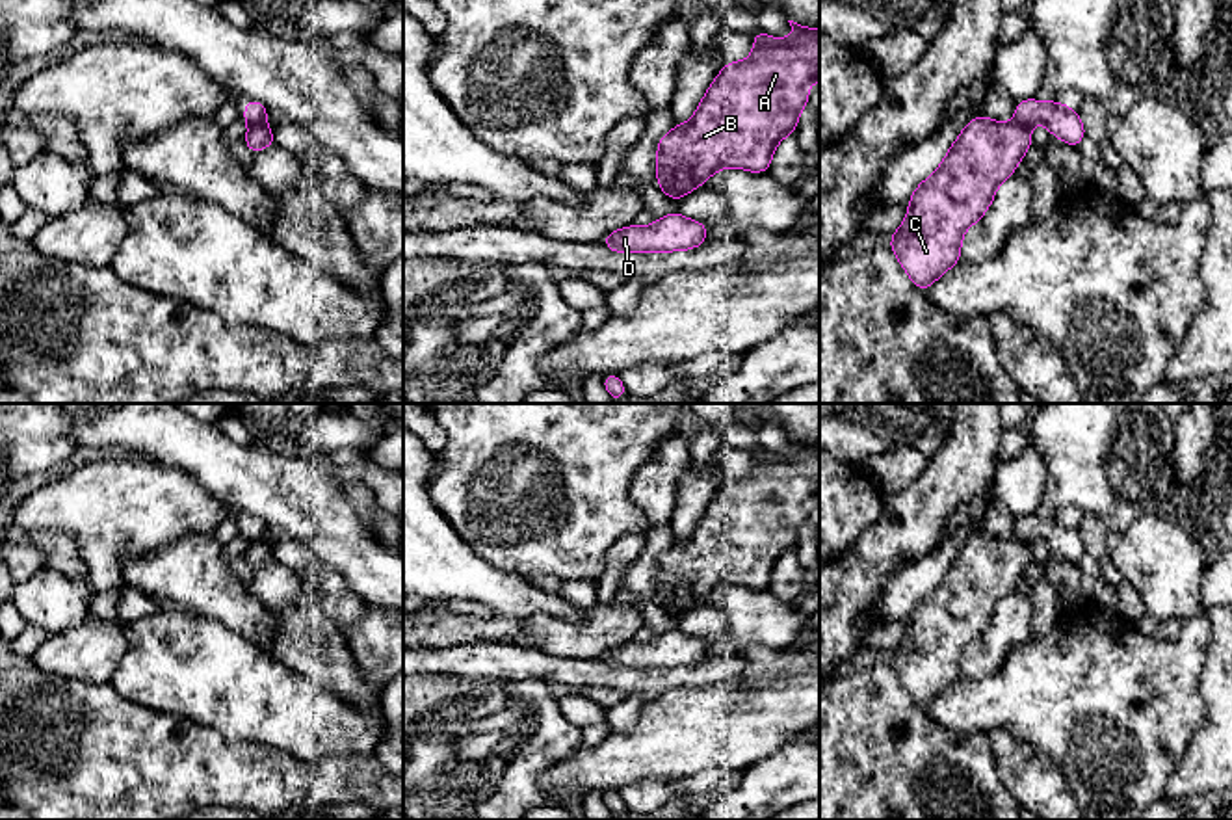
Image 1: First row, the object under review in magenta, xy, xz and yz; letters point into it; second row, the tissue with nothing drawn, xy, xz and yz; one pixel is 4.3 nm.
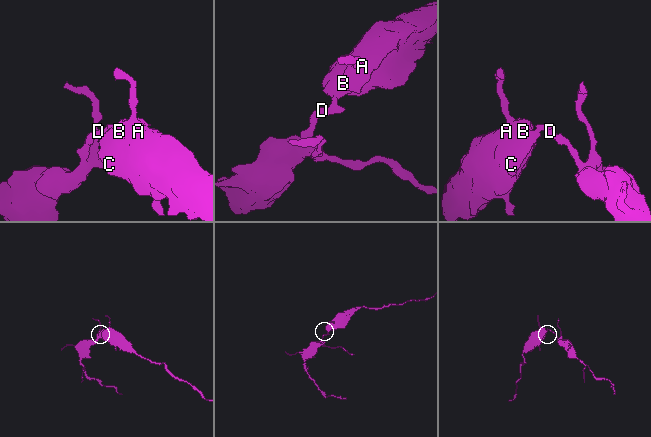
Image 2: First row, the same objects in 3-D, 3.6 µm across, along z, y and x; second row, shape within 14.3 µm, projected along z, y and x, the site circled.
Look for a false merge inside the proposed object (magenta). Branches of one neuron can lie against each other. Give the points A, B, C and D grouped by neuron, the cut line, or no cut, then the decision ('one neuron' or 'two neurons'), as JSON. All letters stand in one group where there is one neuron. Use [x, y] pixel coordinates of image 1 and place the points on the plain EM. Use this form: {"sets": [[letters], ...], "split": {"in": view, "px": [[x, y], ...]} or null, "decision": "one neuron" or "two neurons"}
{"sets": [["A", "B", "C"], ["D"]], "split": {"in": "xy", "px": [[262, 538], [251, 543]]}, "decision": "two neurons"}

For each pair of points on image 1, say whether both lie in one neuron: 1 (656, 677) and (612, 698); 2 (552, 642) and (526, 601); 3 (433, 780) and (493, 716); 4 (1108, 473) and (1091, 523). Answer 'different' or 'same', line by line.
1: different
2: different
3: same
4: different

